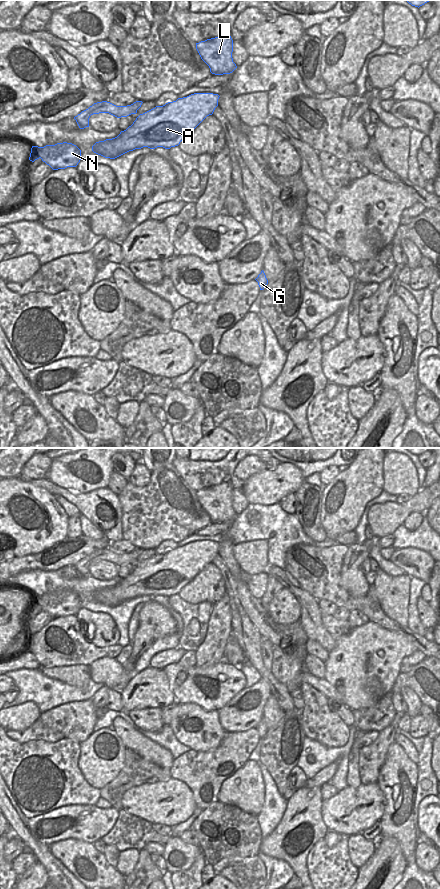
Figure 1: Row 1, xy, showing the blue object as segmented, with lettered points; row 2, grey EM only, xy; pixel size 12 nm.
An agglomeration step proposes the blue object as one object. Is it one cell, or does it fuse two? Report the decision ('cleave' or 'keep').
keep

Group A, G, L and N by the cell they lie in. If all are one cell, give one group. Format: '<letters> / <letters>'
A G L N

